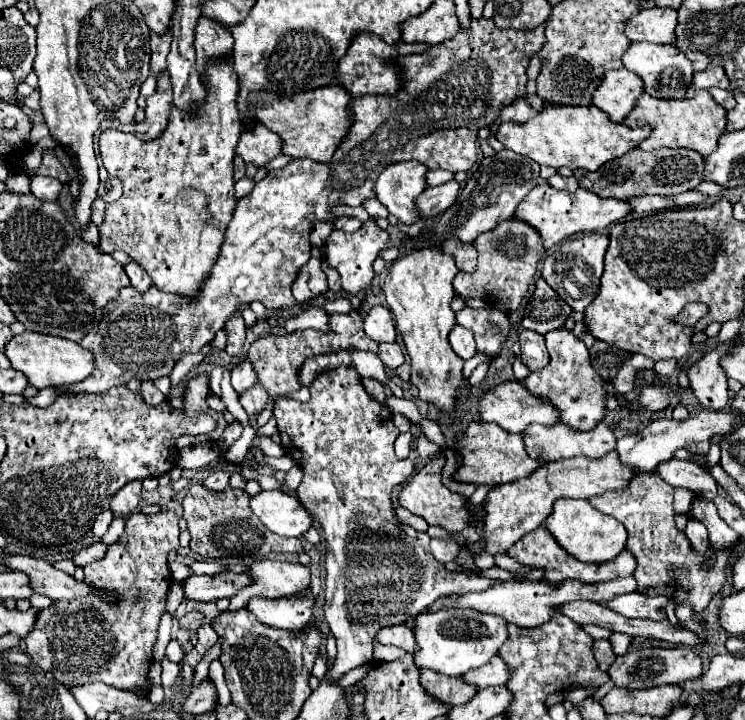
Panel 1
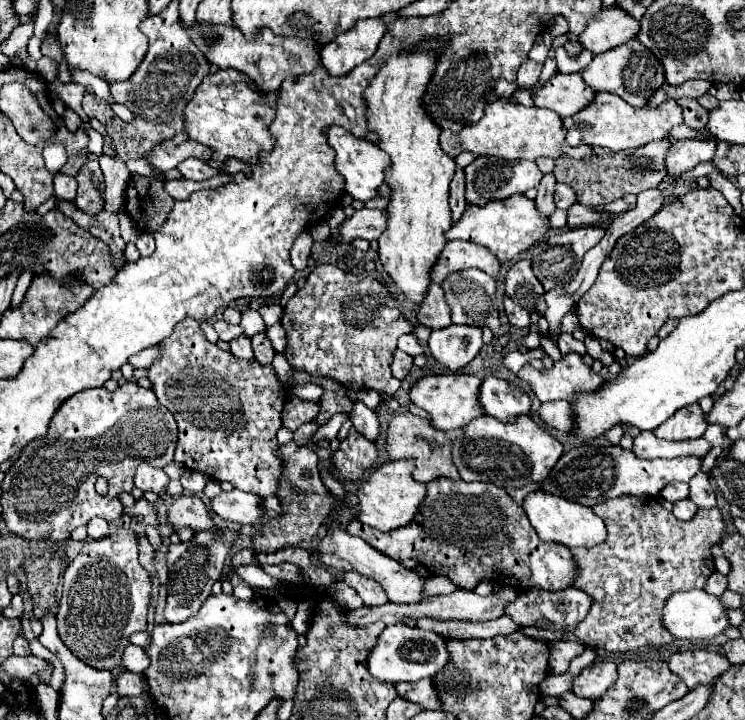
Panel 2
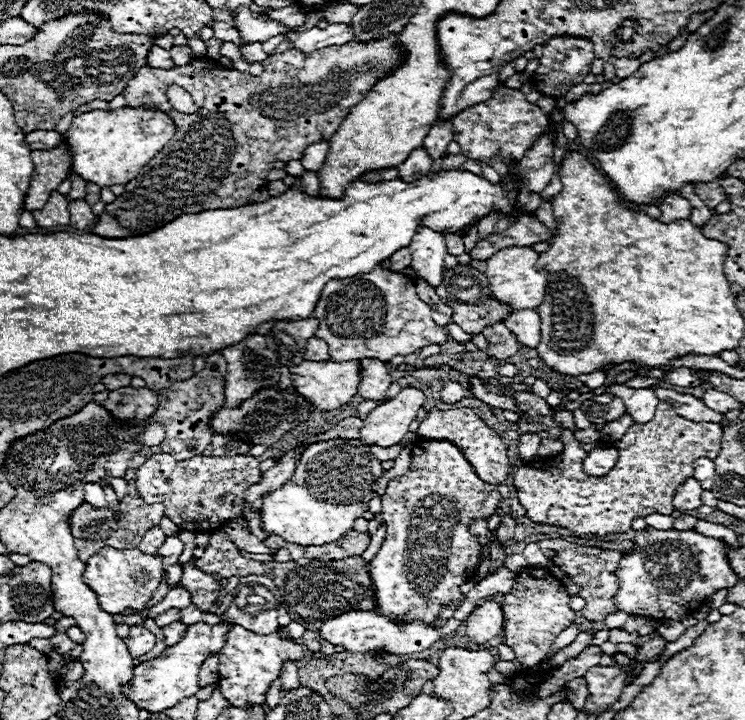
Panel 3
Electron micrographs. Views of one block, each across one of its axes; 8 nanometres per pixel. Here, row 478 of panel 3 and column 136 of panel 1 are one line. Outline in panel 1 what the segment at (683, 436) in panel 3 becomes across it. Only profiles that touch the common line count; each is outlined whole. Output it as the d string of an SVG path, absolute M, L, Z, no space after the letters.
M172 510L154 516L130 514L122 538L108 546L108 554L102 560L84 568L84 582L112 592L116 604L106 604L100 598L80 598L72 602L60 600L40 610L36 626L26 636L26 652L32 662L52 672L66 686L94 680L120 690L146 686L158 622L172 582L166 556L180 548L178 532L178 514Z

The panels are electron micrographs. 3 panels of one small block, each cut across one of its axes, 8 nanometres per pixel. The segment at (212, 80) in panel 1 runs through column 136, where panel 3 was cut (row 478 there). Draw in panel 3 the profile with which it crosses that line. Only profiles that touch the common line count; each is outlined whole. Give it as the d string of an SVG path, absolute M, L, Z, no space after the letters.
M152 454L138 470L138 494L148 504L164 504L164 516L172 518L182 530L190 530L194 534L204 534L206 524L208 530L216 530L222 522L232 520L242 514L244 504L244 490L248 486L258 484L262 480L260 462L254 456L248 454L236 454L236 456L194 456L190 460L176 460L170 454Z

